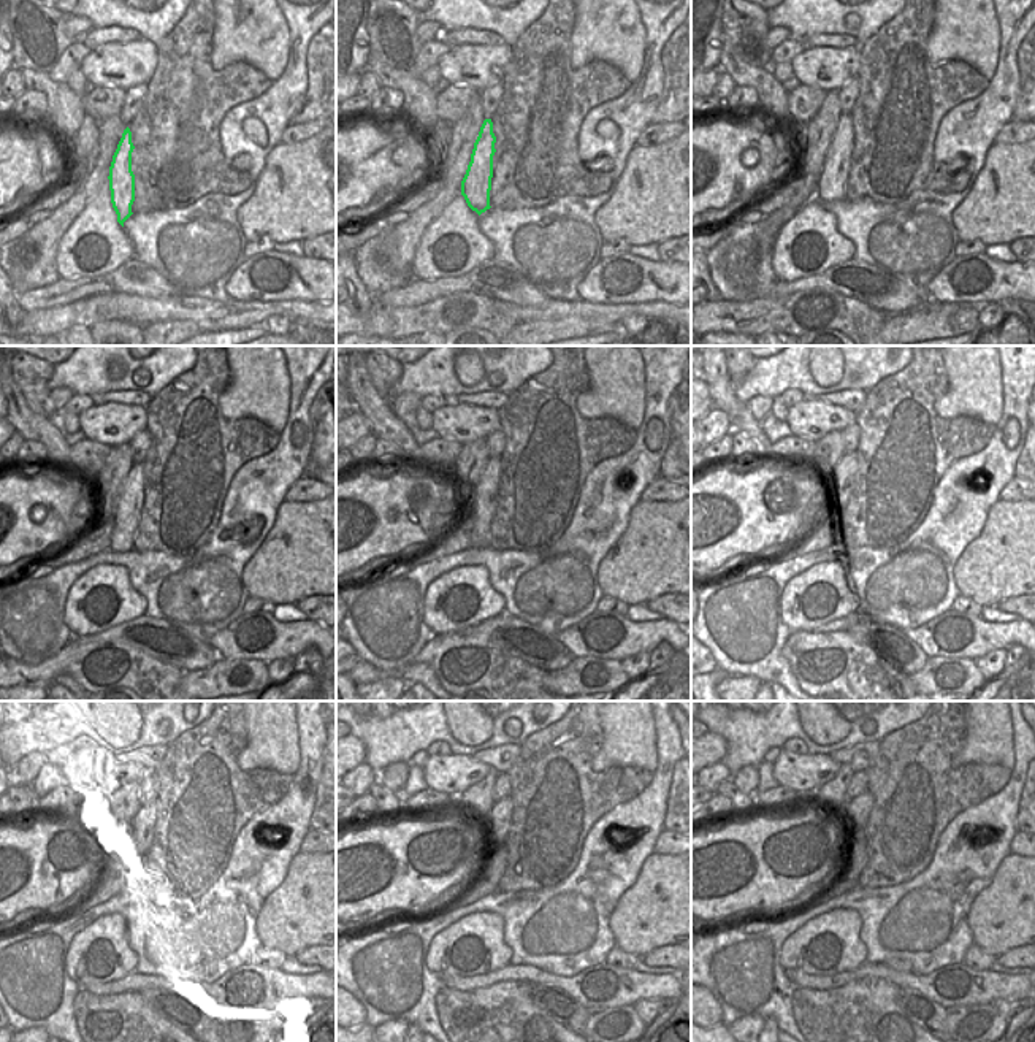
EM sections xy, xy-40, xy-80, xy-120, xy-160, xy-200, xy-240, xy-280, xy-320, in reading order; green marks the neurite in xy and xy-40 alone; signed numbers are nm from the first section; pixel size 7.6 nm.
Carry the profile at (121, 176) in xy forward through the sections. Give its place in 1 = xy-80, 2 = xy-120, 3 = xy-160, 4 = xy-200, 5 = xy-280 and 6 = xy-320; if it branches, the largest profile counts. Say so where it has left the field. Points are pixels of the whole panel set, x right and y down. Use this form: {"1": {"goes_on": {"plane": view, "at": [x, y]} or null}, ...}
{"1": {"goes_on": {"plane": "xy-80", "at": [831, 184]}}, "2": {"goes_on": {"plane": "xy-120", "at": [129, 506]}}, "3": {"goes_on": {"plane": "xy-160", "at": [484, 505]}}, "4": {"goes_on": {"plane": "xy-200", "at": [839, 492]}}, "5": {"goes_on": {"plane": "xy-280", "at": [498, 823]}}, "6": {"goes_on": {"plane": "xy-320", "at": [858, 809]}}}

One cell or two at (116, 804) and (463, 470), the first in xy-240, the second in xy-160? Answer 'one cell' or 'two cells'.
one cell

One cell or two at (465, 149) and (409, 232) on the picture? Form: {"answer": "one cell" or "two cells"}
{"answer": "one cell"}

